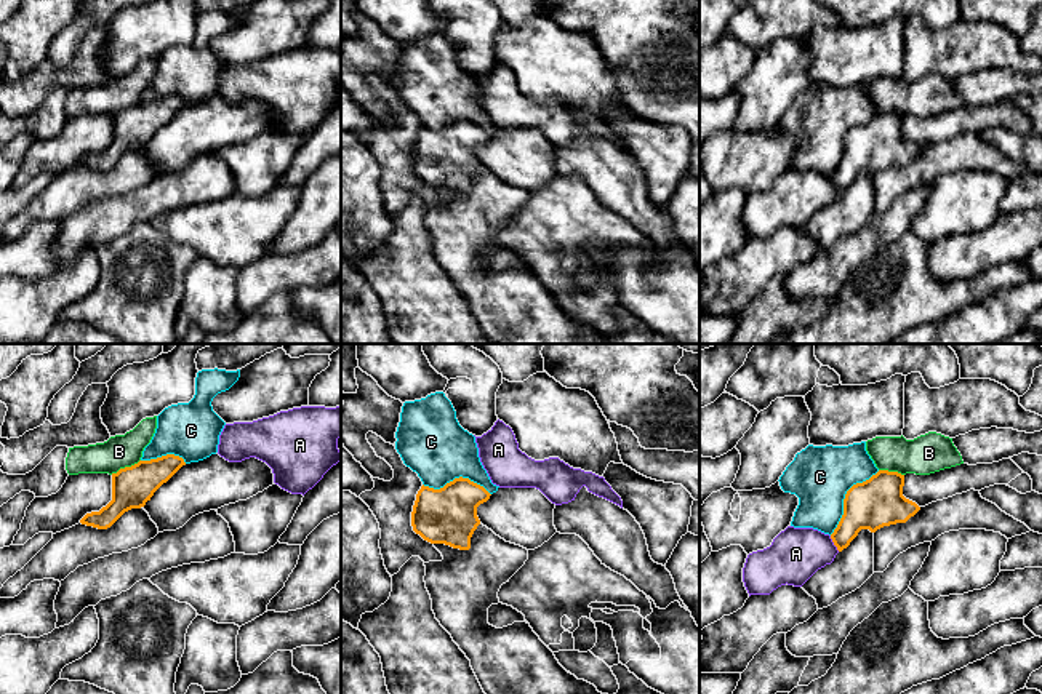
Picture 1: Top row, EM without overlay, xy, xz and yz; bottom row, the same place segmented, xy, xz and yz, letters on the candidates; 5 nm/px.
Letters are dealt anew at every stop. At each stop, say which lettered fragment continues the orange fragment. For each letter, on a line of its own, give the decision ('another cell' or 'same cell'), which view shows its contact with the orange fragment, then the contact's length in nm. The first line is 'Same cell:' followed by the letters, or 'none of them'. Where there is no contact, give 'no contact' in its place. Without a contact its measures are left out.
Same cell: none of them
A: another cell; contact in yz; length 90 nm
B: another cell; contact in xy; length 170 nm
C: another cell; contact in yz; length 420 nm

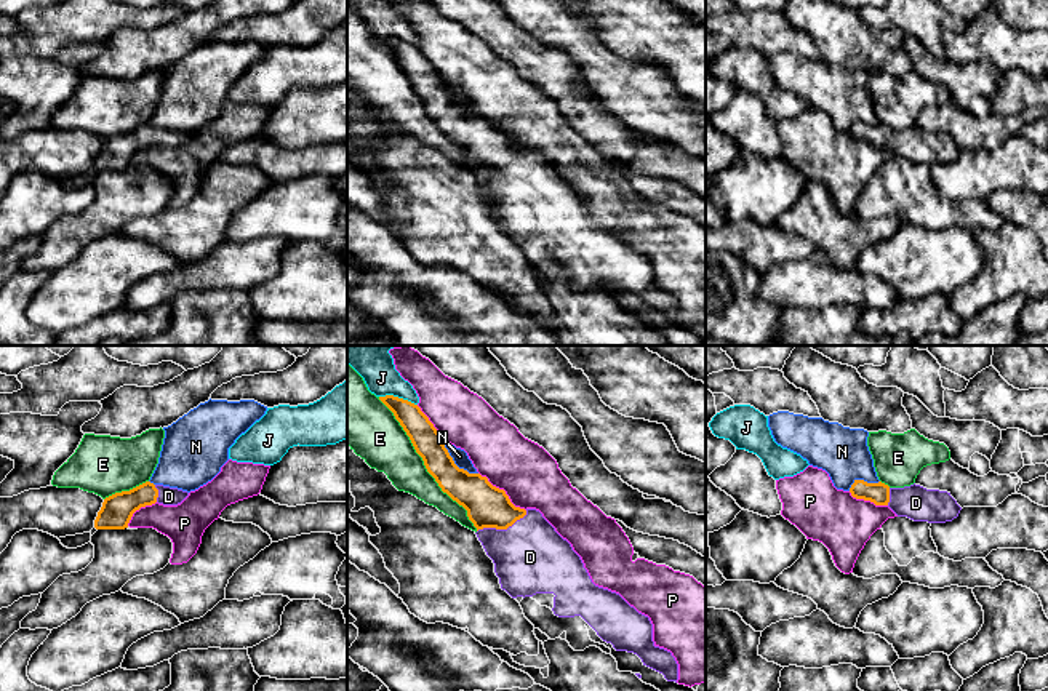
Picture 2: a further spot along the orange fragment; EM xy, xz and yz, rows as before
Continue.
Same cell: D
D: same cell; contact in xz; length 280 nm
E: another cell; contact in xz; length 850 nm
J: another cell; contact in xz; length 200 nm
N: another cell; contact in xz; length 260 nm
P: another cell; contact in xz; length 300 nm

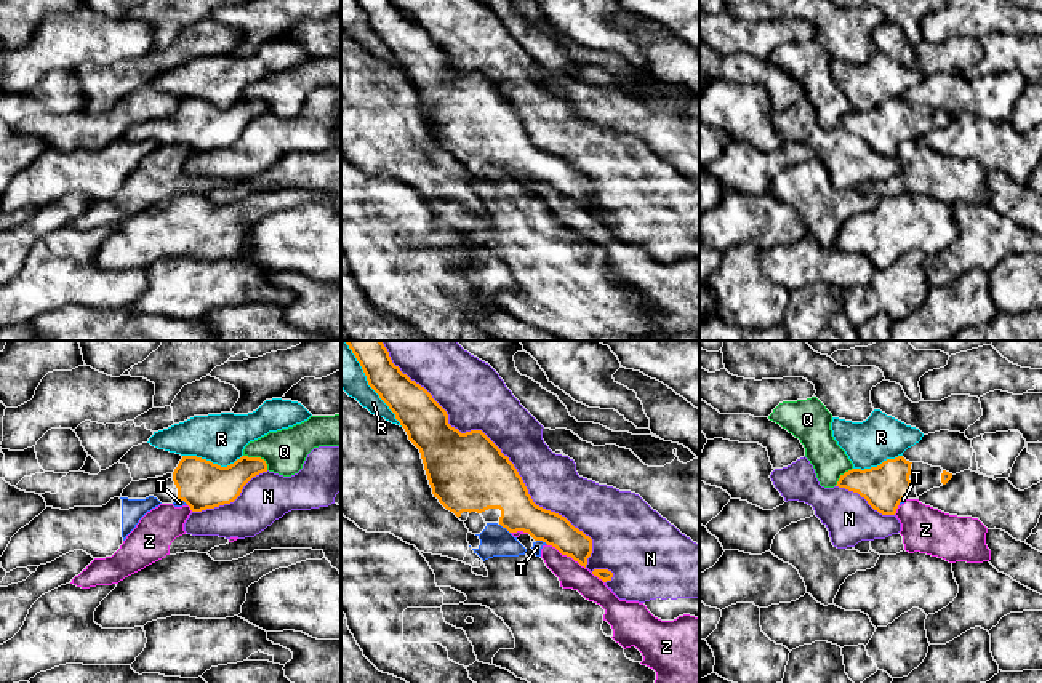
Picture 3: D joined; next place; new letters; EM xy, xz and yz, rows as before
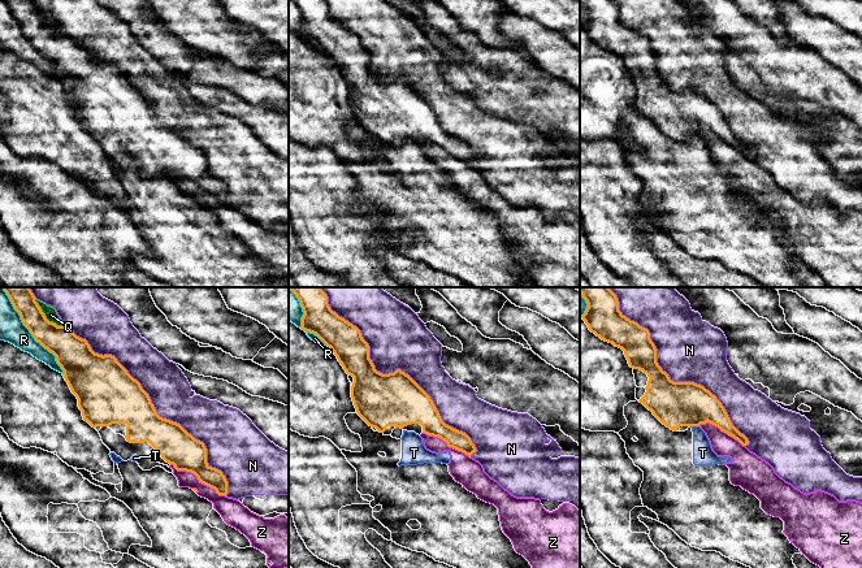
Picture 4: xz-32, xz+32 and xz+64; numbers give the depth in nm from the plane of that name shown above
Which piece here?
Same cell: none of them
N: another cell; contact in xz; length 1450 nm
Q: another cell; contact in xy; length 150 nm
R: another cell; contact in xz; length 420 nm
T: another cell; contact in xz; length 80 nm
Z: another cell; contact in xz; length 220 nm

